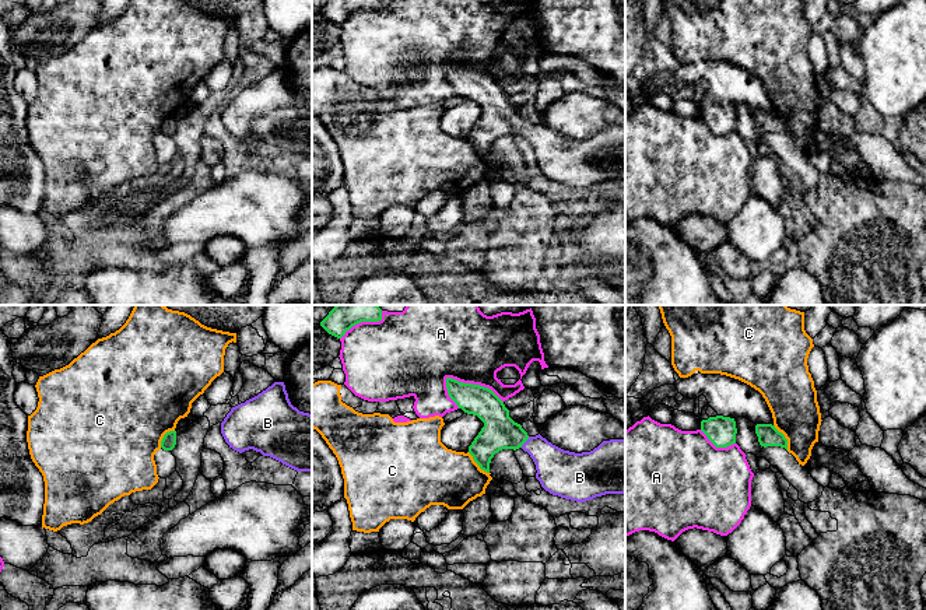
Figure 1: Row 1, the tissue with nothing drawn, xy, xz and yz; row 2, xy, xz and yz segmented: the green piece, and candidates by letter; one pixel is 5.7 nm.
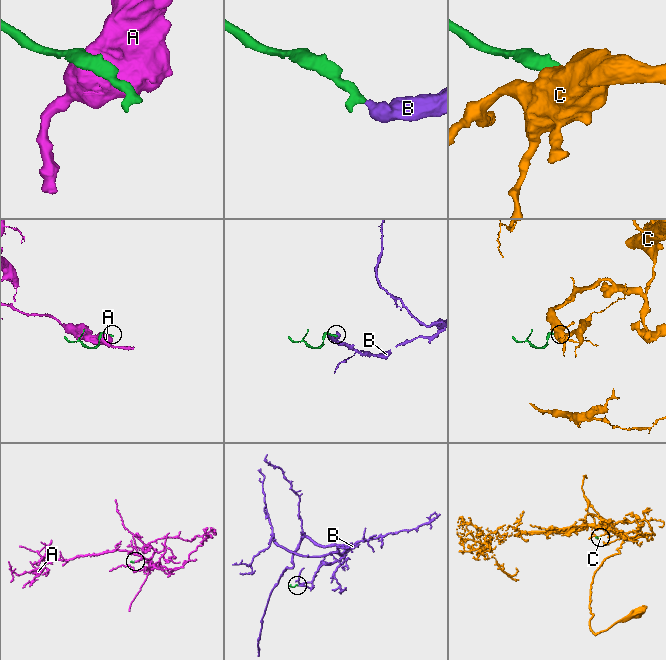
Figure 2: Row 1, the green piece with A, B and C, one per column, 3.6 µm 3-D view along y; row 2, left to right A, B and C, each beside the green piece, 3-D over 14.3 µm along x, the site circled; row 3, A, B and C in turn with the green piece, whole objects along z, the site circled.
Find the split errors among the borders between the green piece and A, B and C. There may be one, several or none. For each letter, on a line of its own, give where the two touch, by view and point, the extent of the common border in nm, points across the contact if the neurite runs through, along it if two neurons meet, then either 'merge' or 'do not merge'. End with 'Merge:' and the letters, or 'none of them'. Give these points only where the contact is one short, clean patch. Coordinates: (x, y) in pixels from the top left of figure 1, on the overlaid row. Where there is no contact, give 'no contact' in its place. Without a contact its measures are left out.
A: contact xz (474, 385); length 360 nm; do not merge
B: contact xz (525, 441); length 80 nm; way xz (500, 431), (525, 441), (557, 470); merge
C: contact yz (784, 437); length 170 nm; border yz (774, 424), (786, 440), (788, 449); do not merge
Merge: B

